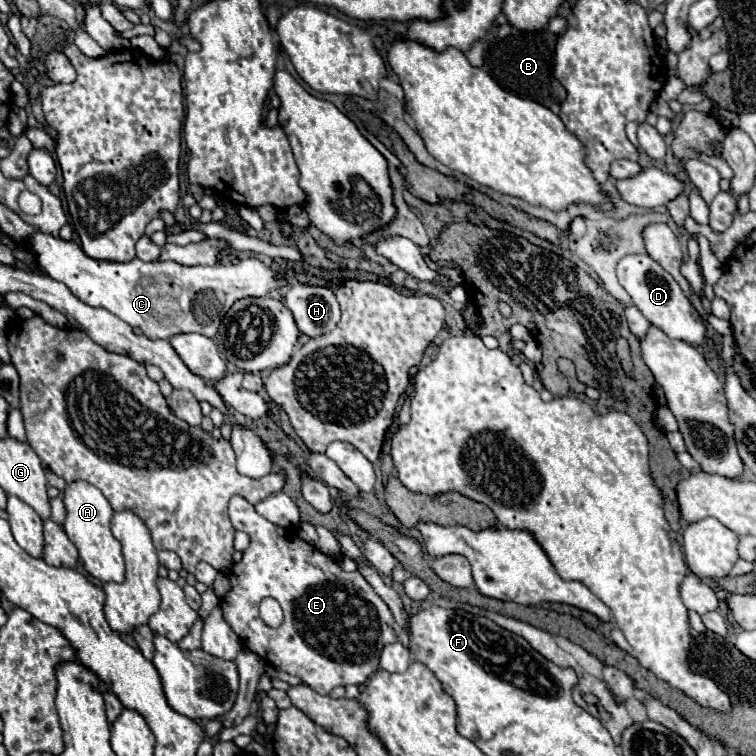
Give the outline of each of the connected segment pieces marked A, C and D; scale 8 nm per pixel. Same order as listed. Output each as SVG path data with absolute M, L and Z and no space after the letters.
M84 480L70 482L62 494L62 502L66 508L66 520L62 528L68 534L68 538L74 542L74 546L78 548L84 570L90 576L98 578L100 582L122 582L124 558L122 558L120 542L110 532L110 516L114 512L110 502L104 498L104 494L98 488L94 488L92 484Z
M36 230L28 240L26 240L28 252L34 256L36 266L50 278L62 282L68 286L68 290L80 298L88 306L100 306L130 324L132 328L142 328L142 332L148 338L170 338L180 332L198 332L208 338L214 338L218 332L218 326L224 318L224 314L230 310L230 306L236 300L248 298L248 296L268 296L272 290L280 290L282 286L288 284L286 274L288 270L284 268L270 268L264 262L256 258L246 258L240 260L238 264L216 264L216 266L180 266L174 262L144 262L144 260L130 260L130 262L108 262L108 260L94 260L84 254L84 250L74 242L74 240L62 240L60 236L52 236L46 232Z
M628 254L618 262L618 280L624 286L624 290L632 296L632 302L636 308L648 318L650 324L658 326L662 332L666 332L670 338L684 340L692 346L704 344L706 326L702 322L702 316L696 312L692 302L684 296L676 280L648 254Z

